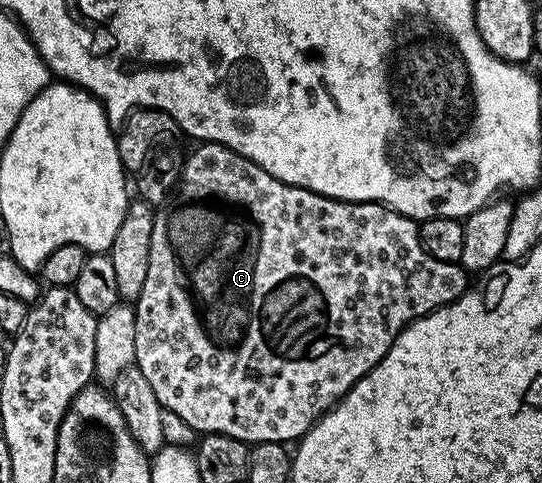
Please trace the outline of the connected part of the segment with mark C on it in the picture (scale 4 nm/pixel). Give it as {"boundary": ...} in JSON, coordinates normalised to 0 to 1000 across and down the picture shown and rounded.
{"boundary":[[[399,294],[362,304],[347,327],[343,321],[336,329],[328,383],[312,416],[286,439],[282,505],[275,505],[275,563],[268,569],[268,596],[260,596],[260,613],[245,629],[253,671],[249,756],[260,778],[275,787],[303,851],[310,859],[325,857],[349,888],[367,890],[369,901],[413,899],[458,919],[537,919],[568,899],[577,876],[627,832],[648,801],[714,735],[725,704],[732,704],[751,673],[849,617],[865,596],[865,567],[845,542],[815,542],[792,530],[773,495],[773,460],[725,431],[701,418],[638,418],[554,385],[535,385],[489,356],[489,348],[467,340],[467,331]]]}

